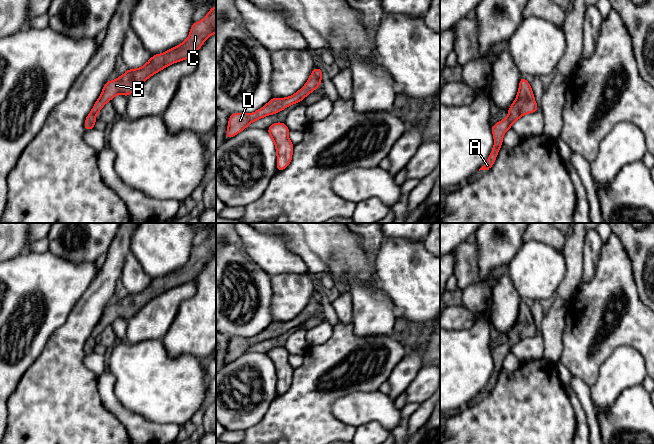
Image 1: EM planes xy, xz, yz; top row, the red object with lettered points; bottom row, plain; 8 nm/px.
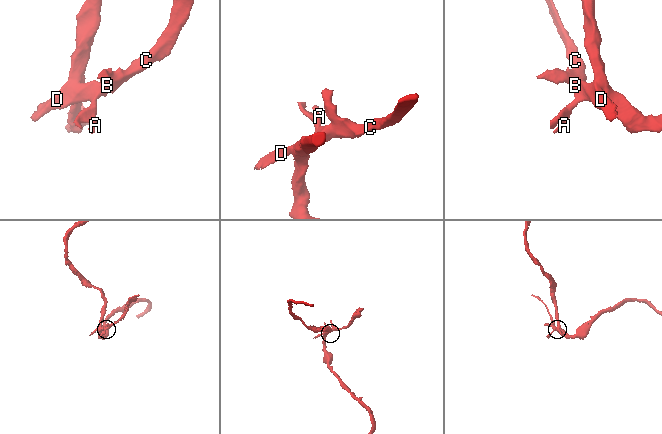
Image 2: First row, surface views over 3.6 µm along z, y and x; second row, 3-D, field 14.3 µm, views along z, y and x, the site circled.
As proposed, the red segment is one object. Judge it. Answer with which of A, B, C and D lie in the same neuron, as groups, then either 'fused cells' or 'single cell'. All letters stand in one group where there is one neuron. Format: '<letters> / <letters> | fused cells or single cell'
A B C D | single cell

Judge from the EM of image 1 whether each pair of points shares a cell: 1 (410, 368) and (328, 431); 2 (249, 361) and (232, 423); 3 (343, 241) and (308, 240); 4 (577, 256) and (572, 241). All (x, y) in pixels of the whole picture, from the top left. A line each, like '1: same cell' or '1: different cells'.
1: different cells
2: same cell
3: same cell
4: same cell

